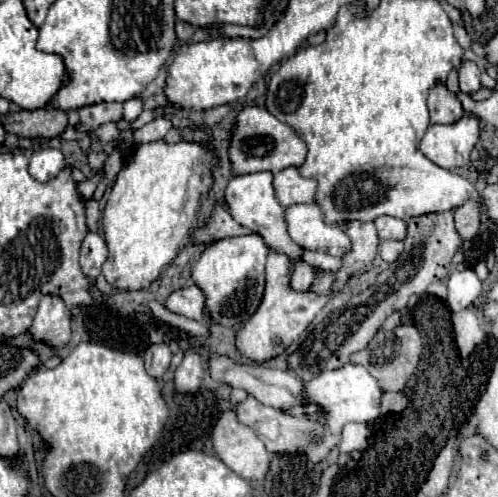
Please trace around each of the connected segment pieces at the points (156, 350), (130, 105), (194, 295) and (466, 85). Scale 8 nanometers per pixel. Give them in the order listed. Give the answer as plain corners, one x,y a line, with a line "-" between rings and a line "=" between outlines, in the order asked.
165,342
161,344
151,344
147,350
145,350
145,368
147,372
153,376
153,378
163,378
163,374
167,372
169,368
169,362
171,362
171,350
=
137,98
127,100
127,102
125,102
125,110
123,110
123,120
125,120
125,122
137,120
137,116
141,114
141,110
143,110
141,100
137,100
=
195,284
173,292
165,306
167,306
167,310
171,310
175,314
181,314
185,318
191,318
191,320
199,320
201,322
201,320
207,318
205,294
=
463,62
461,68
459,68
459,88
461,88
461,92
471,94
471,92
481,90
479,74
481,74
481,70
477,68
477,64
473,64
473,62

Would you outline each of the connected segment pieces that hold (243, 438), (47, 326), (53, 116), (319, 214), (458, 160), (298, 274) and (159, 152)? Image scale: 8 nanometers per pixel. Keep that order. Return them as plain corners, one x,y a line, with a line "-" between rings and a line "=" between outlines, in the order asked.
233,410
221,414
213,430
213,448
217,456
245,480
265,480
271,456
261,438
239,424
=
45,296
29,328
33,340
53,348
63,348
71,340
71,316
57,296
=
61,108
41,110
19,110
5,116
5,130
23,138
55,138
67,126
67,112
=
293,204
287,208
287,228
291,238
311,250
329,252
331,256
343,256
351,250
351,238
343,226
327,224
323,220
323,208
319,204
=
463,116
457,124
429,126
419,148
445,170
469,166
471,152
481,138
481,126
475,116
=
297,262
295,264
295,272
293,272
293,288
295,290
307,290
313,282
313,268
305,262
=
155,140
147,144
137,144
125,152
125,164
117,174
115,186
109,194
105,212
103,212
103,232
109,248
109,258
103,264
103,276
117,290
143,290
149,288
161,274
163,266
175,262
177,254
187,242
189,234
199,222
199,210
203,200
213,188
213,170
219,160
213,154
209,144
203,142
177,142
169,144
165,140

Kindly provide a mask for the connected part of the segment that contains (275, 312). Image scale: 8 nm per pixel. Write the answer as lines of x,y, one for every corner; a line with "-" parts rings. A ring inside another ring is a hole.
269,252
263,300
261,300
259,308
255,310
255,314
237,330
237,336
235,336
237,352
251,362
263,364
263,362
283,354
307,330
307,326
317,316
317,312
333,298
333,294
317,296
311,292
295,292
289,286
291,272
287,270
287,266
289,266
289,258
285,254

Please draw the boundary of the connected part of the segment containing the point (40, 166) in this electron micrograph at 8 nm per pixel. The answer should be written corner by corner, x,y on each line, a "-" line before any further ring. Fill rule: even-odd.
39,148
29,158
29,172
35,180
47,182
65,166
63,152
57,148

